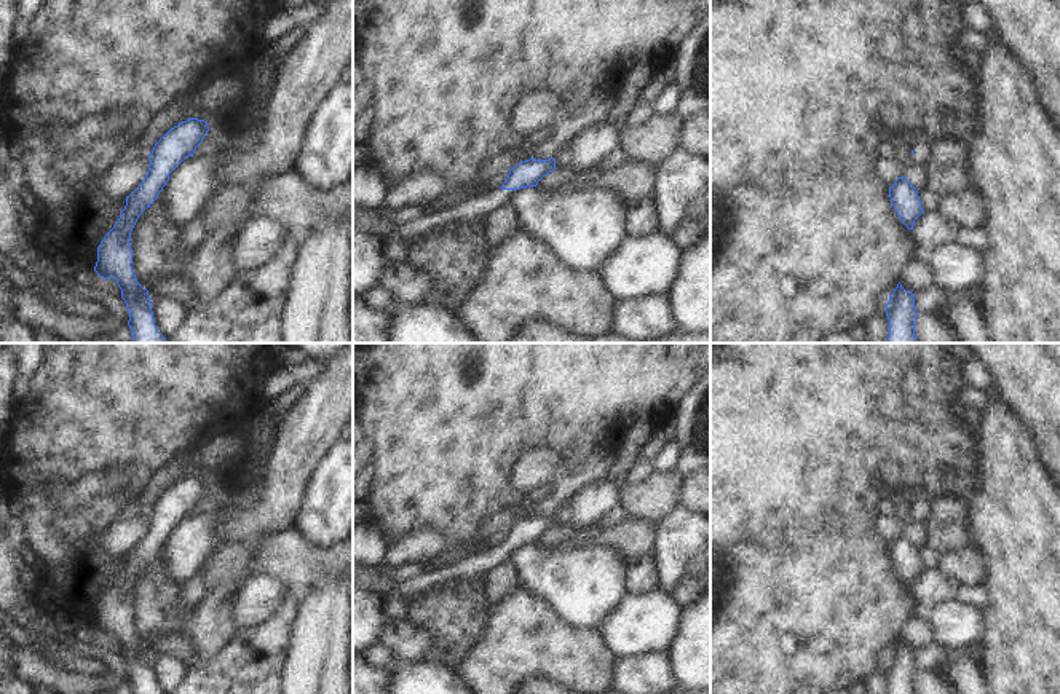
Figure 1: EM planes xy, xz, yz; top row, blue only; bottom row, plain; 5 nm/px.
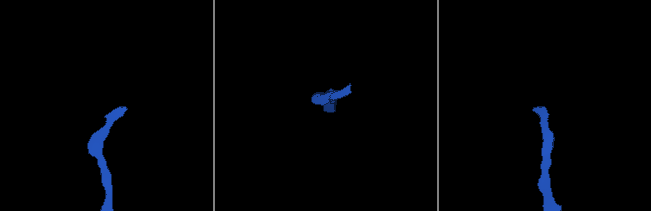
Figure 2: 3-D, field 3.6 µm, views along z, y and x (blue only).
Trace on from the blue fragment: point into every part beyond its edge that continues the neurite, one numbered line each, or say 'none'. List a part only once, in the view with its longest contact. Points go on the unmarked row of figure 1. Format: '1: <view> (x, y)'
1: xz (476, 565)

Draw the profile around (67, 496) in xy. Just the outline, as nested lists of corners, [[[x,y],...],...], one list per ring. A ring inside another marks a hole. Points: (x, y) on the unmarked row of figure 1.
[[[120,469],[88,472],[75,482],[49,483],[49,499],[62,512],[73,512],[86,506],[93,498],[107,496],[126,487],[129,477]]]

